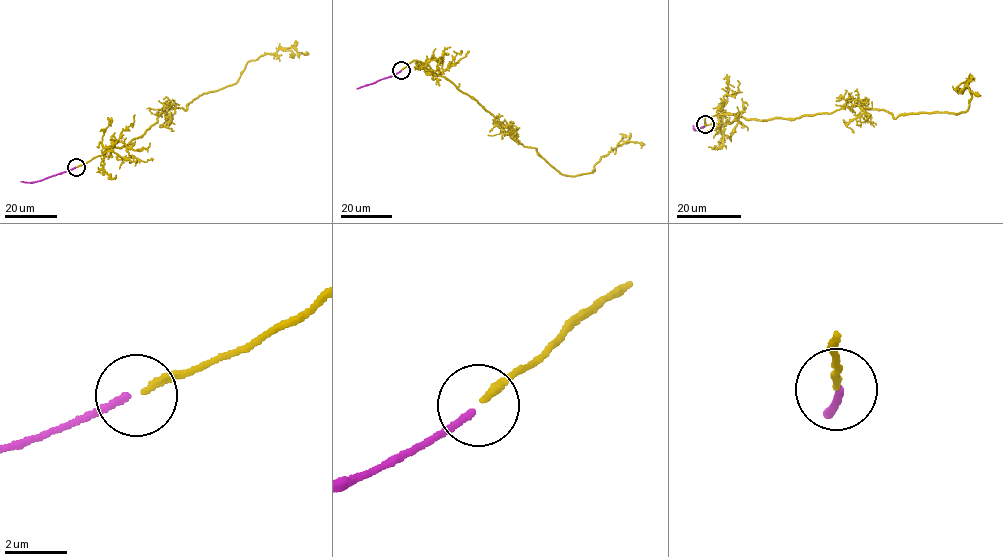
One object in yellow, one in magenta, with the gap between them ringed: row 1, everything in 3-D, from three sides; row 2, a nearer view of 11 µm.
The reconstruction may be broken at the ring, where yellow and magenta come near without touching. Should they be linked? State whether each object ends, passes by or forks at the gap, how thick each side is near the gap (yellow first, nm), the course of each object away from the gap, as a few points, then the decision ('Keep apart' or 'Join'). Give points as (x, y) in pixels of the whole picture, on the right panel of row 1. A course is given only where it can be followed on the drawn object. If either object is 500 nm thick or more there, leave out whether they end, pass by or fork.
At the ring yellow ends. At the ring magenta ends. Thickness 200 nm (yellow) against 200 nm. Course of yellow: (705, 123), (717, 114), (792, 120), (855, 105), (895, 118), (958, 114), (971, 97), (967, 80), (980, 96). Course of magenta: (705, 124), (697, 130), (693, 125). Keep apart

